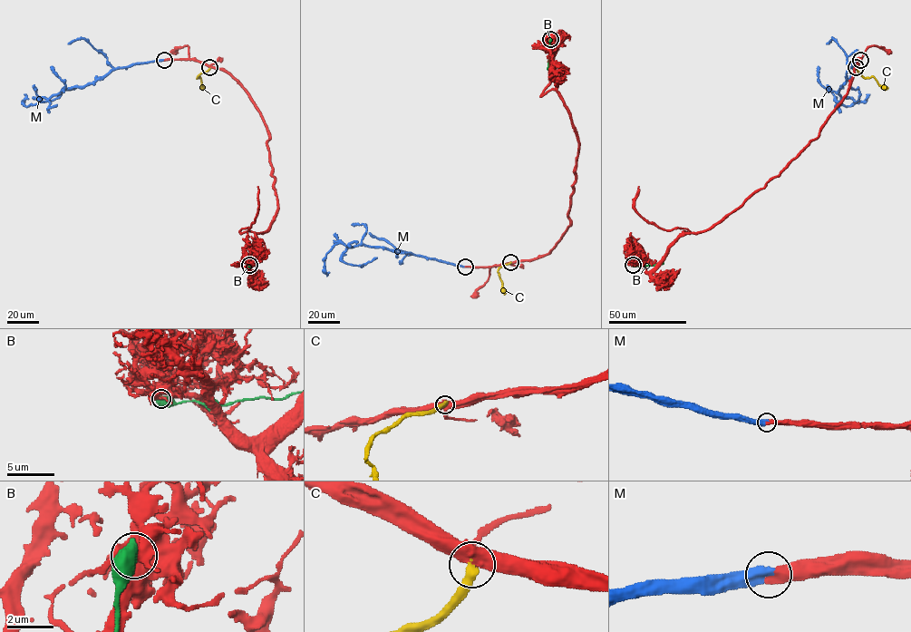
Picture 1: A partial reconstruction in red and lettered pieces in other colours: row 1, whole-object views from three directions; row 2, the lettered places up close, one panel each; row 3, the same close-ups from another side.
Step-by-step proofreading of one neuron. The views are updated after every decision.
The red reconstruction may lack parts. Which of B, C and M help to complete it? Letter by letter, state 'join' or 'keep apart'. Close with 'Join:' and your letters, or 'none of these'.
B: keep apart
C: keep apart
M: join
Join: M

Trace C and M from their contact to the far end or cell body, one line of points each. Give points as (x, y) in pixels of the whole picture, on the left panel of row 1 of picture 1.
C: (209, 67), (197, 77), (198, 76), (203, 88)
M: (163, 60), (113, 69), (92, 82), (62, 90), (40, 100), (54, 100), (62, 89), (76, 87)

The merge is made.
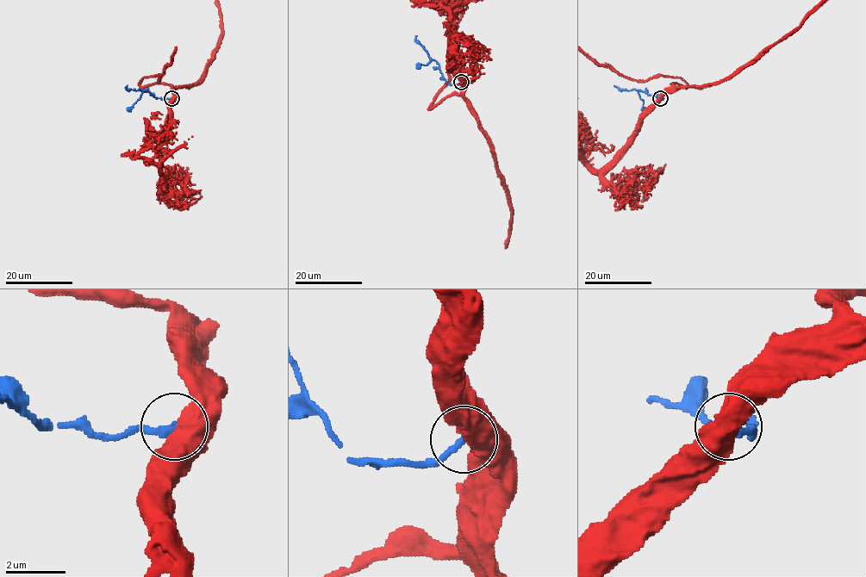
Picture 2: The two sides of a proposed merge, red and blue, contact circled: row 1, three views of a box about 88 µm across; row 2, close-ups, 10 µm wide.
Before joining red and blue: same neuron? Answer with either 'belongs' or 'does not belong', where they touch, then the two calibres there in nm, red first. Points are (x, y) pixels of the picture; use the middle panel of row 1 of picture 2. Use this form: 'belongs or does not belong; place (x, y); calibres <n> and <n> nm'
does not belong; place (461, 82); calibres 550 and 240 nm

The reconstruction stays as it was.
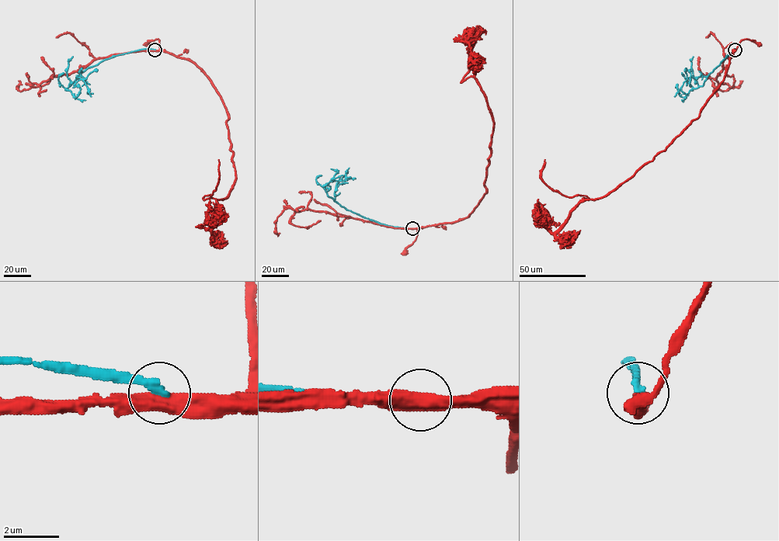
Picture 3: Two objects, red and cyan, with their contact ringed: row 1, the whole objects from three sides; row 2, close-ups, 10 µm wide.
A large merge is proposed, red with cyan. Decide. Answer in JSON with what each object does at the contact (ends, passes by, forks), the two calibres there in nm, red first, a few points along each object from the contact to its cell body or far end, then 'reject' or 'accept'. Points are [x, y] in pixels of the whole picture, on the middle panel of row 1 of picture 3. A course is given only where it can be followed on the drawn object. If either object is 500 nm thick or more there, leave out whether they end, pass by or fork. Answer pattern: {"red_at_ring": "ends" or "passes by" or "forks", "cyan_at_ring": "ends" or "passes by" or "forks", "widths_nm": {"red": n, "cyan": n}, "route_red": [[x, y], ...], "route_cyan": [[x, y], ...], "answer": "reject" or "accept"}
{"widths_nm": {"red": 500, "cyan": 340}, "route_red": [[412, 228], [466, 218], [485, 193], [493, 117], [478, 82], [471, 77], [461, 81], [476, 38]], "route_cyan": [[412, 228], [381, 224], [342, 206], [328, 195], [324, 187], [338, 171], [331, 168]], "answer": "reject"}

